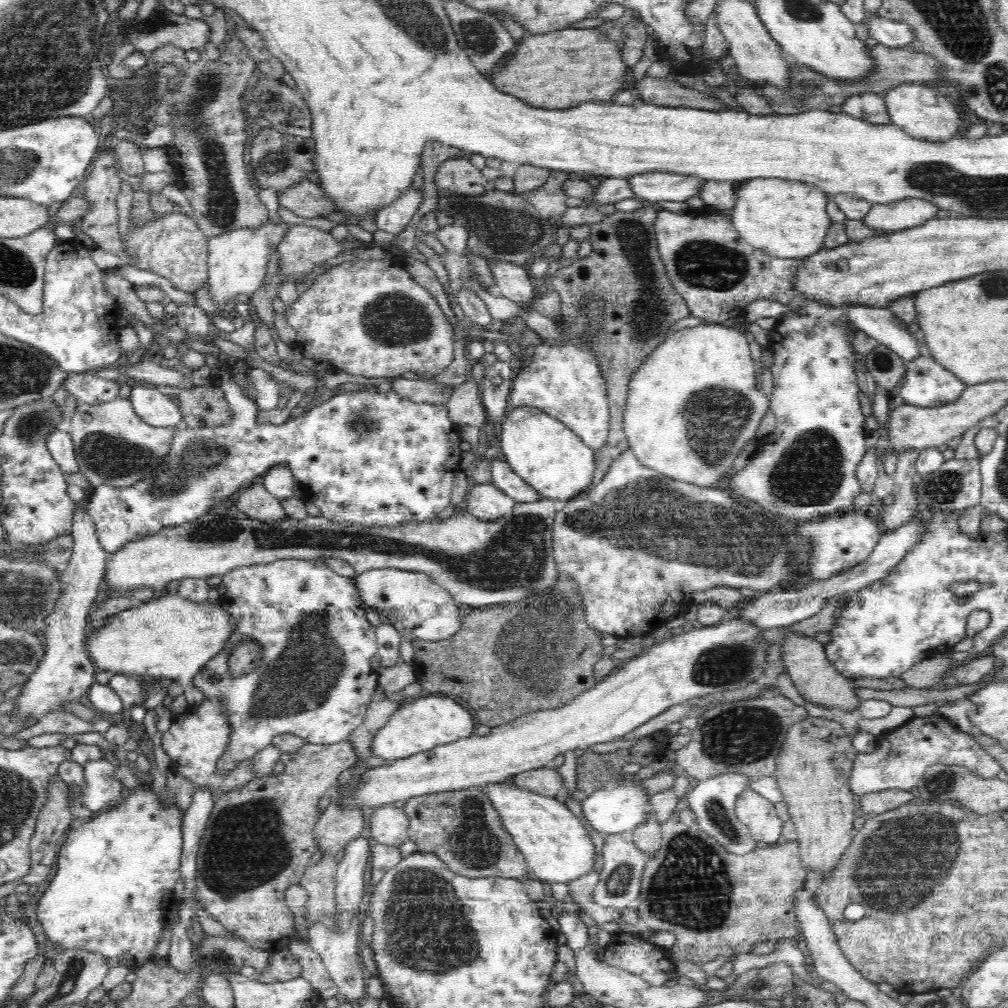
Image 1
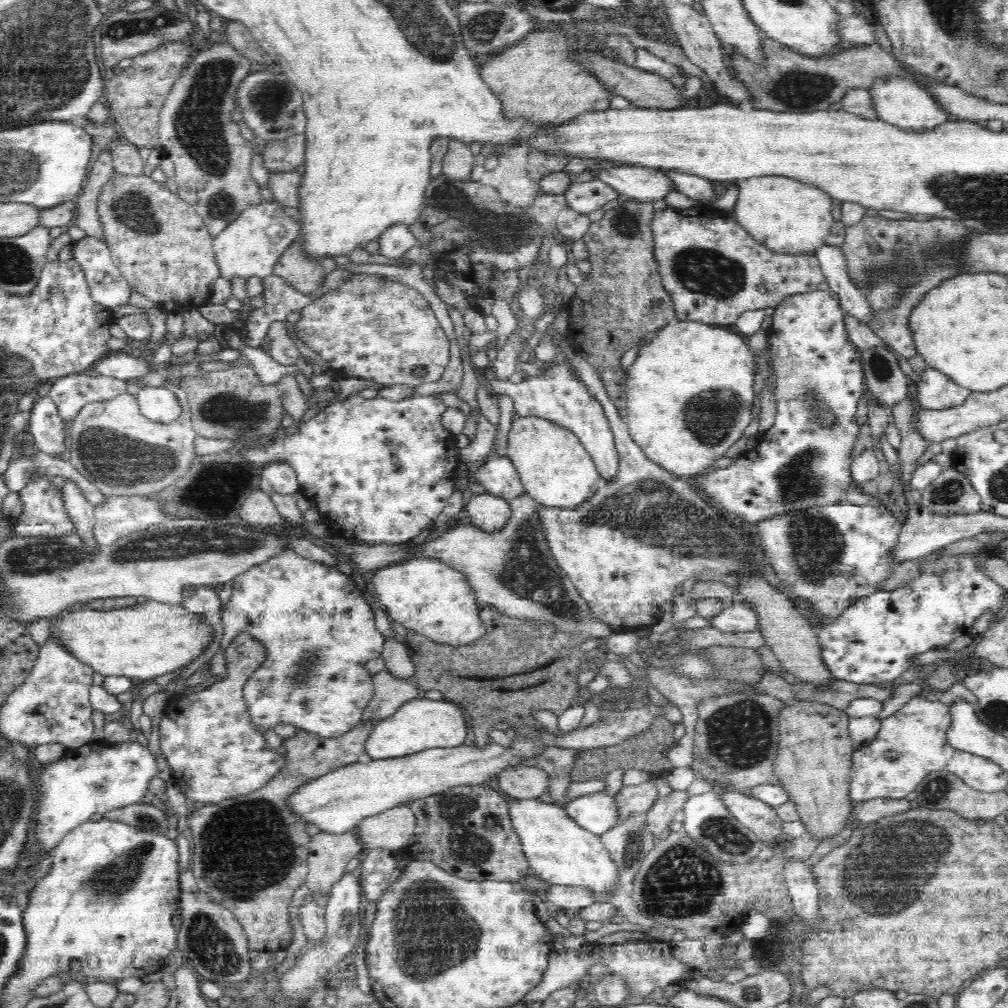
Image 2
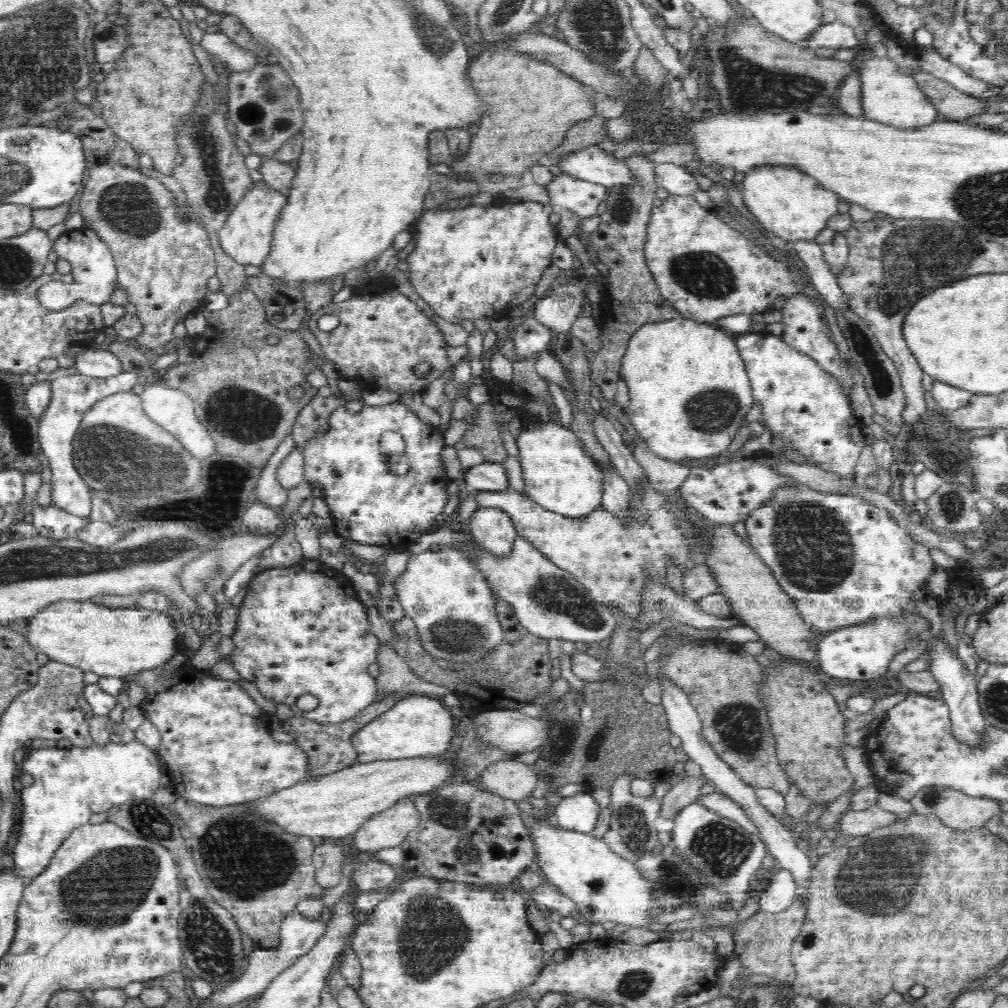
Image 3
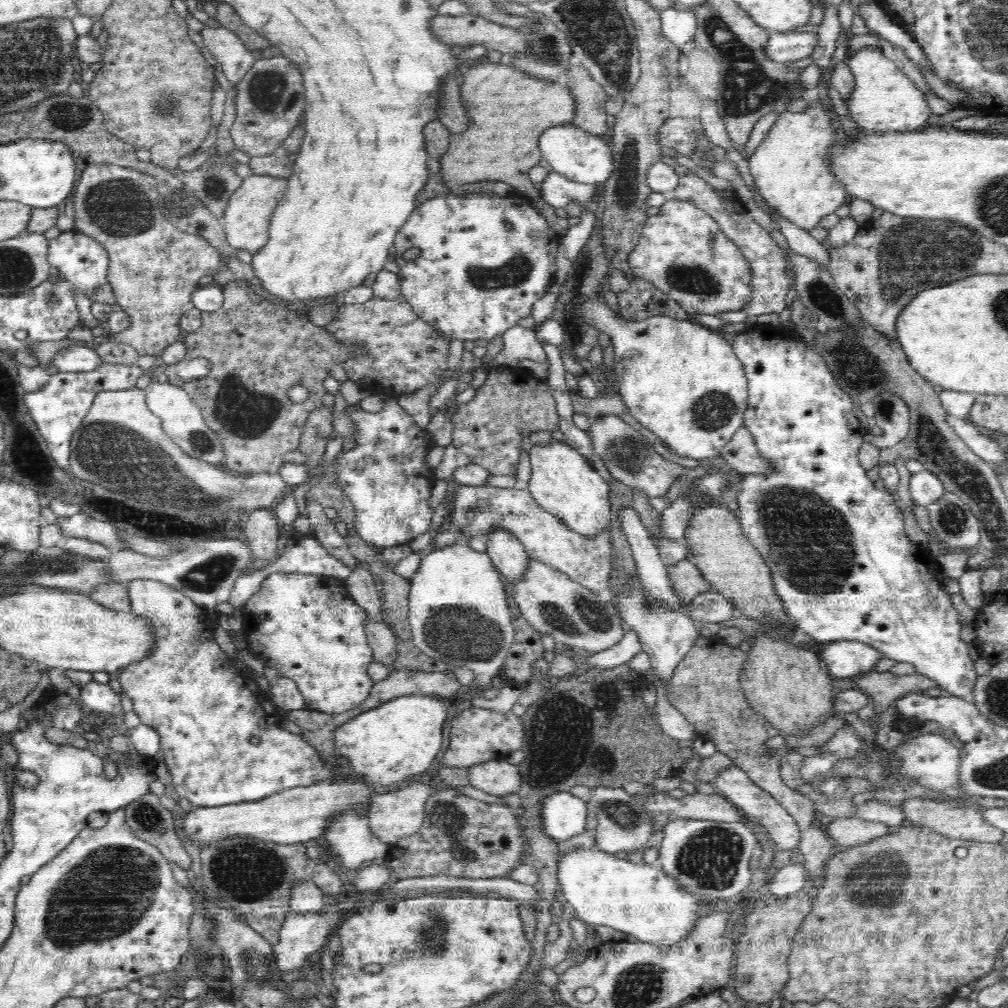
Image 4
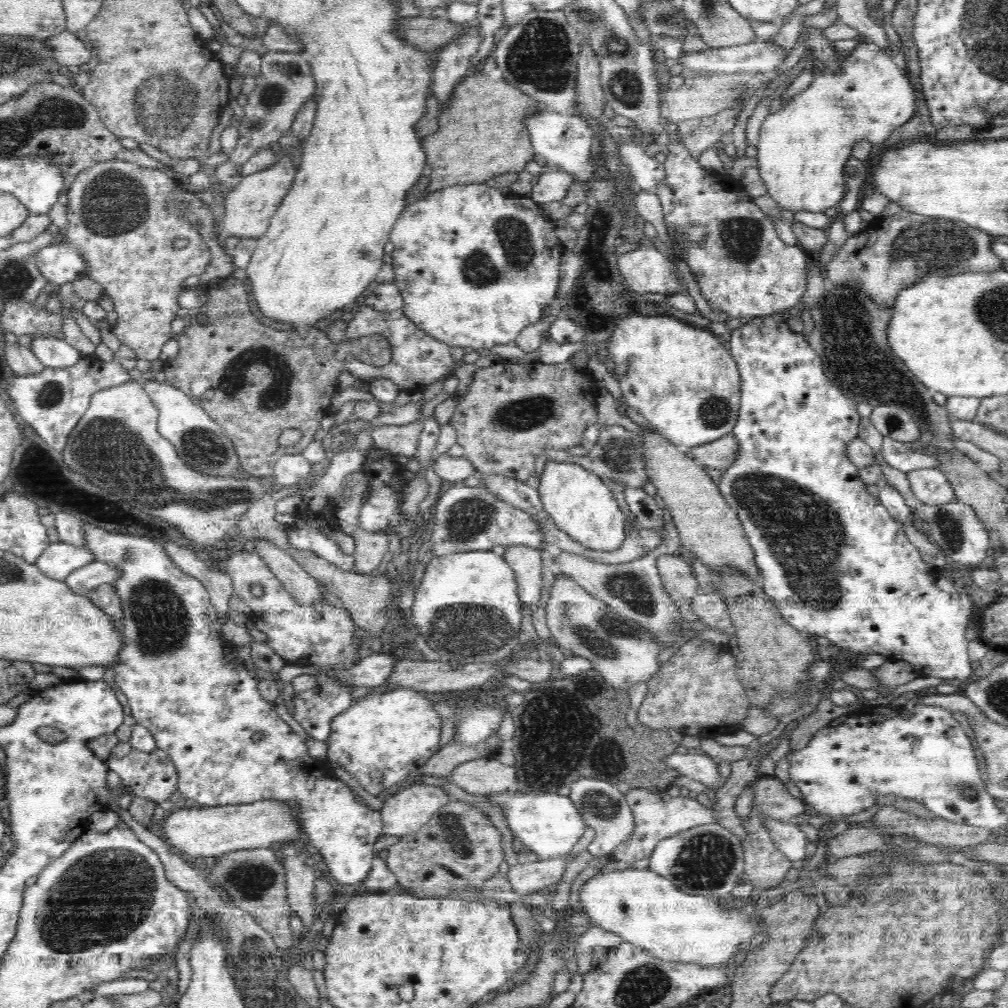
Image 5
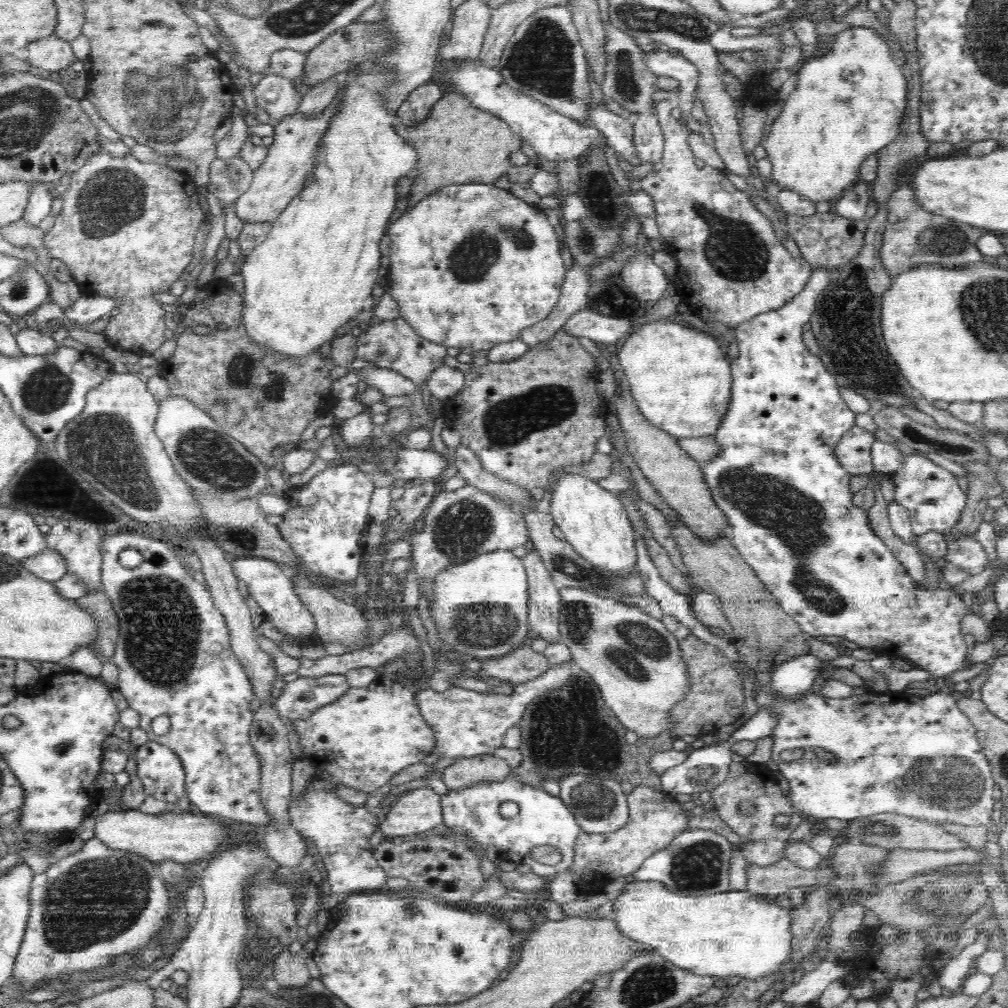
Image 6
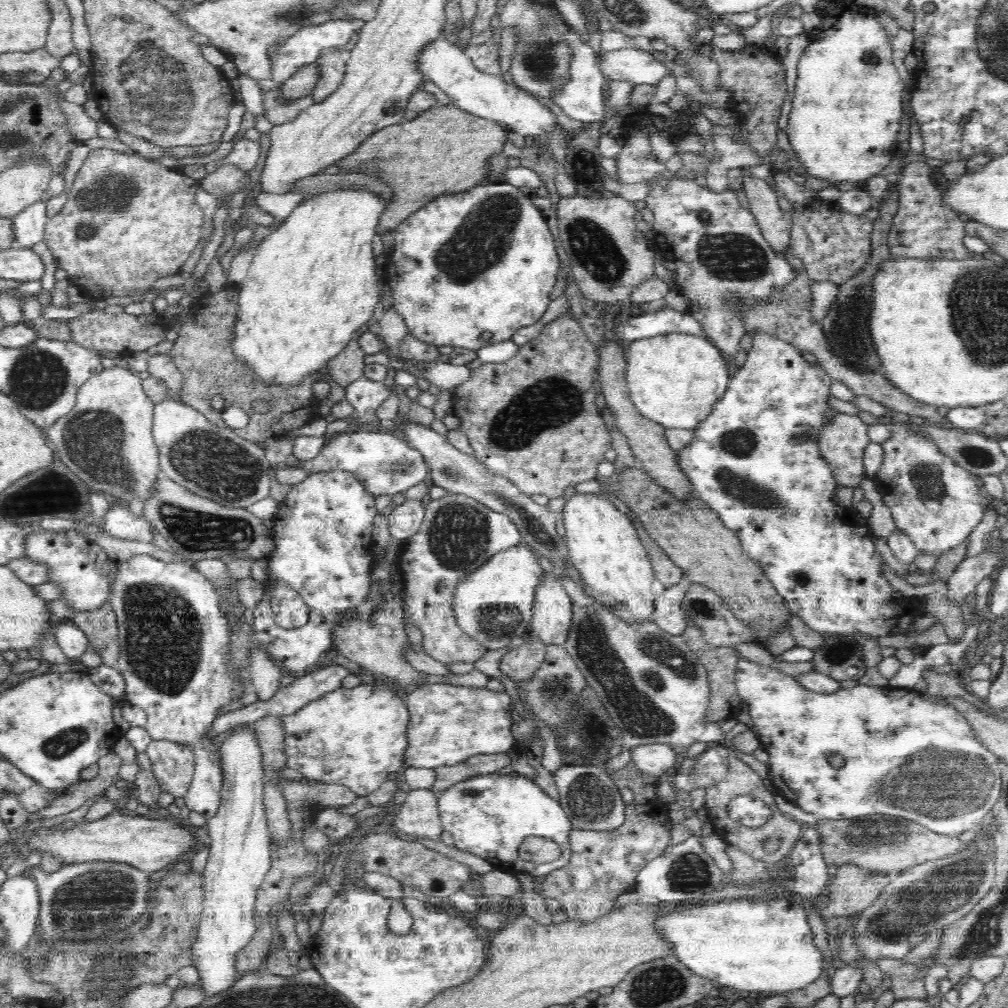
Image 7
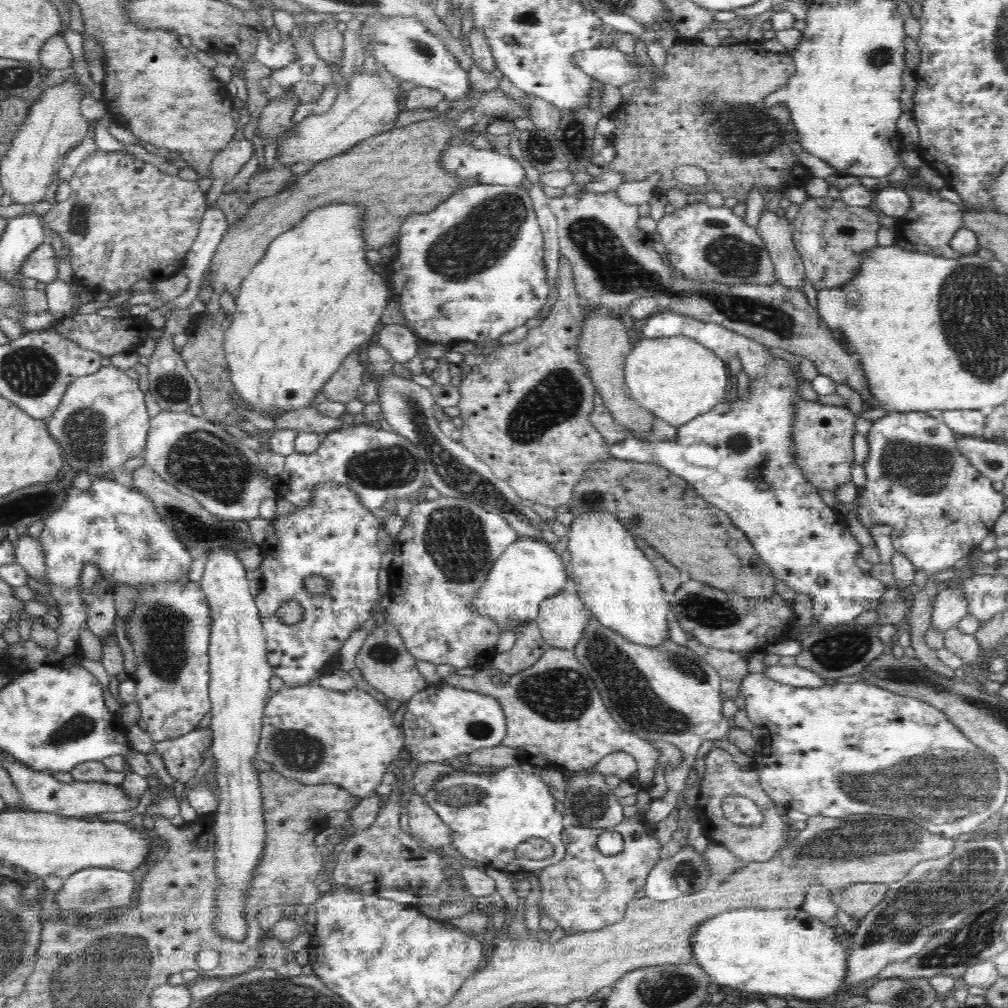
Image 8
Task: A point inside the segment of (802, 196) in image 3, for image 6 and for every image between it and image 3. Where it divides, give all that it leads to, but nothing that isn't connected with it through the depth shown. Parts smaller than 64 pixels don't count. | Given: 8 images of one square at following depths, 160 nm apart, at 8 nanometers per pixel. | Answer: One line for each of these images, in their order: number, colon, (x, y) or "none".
4: (790, 168)
5: (802, 149)
6: (848, 103)

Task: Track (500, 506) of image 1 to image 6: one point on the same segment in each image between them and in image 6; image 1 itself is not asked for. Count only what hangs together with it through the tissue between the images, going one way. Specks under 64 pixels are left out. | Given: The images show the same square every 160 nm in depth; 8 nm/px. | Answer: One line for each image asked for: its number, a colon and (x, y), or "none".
2: (489, 513)
3: (492, 529)
4: (507, 553)
5: (525, 561)
6: (544, 607)

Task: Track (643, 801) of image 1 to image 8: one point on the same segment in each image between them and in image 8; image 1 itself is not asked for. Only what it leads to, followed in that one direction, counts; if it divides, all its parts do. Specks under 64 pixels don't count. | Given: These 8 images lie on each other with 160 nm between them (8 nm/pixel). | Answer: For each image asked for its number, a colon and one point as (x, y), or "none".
2: (597, 812)
3: (579, 812)
4: (563, 815)
5: (549, 824)
6: (474, 811)
7: (489, 816)
8: (489, 813)

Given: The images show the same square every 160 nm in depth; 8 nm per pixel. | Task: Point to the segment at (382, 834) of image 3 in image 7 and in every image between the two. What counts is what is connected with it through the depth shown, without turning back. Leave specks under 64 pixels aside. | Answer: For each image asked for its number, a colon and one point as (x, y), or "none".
4: (393, 815)
5: (410, 808)
6: (417, 811)
7: (419, 816)

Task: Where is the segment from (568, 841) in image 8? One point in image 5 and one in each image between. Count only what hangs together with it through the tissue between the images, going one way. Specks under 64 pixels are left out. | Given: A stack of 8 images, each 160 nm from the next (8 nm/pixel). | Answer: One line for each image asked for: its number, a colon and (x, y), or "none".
5: (657, 816)
6: (654, 819)
7: (602, 867)

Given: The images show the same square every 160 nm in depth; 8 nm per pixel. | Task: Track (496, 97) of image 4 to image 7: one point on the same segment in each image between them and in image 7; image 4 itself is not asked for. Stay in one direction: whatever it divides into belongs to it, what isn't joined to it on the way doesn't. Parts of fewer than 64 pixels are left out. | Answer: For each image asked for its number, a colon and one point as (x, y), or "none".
5: (481, 134)
6: (457, 143)
7: (443, 151)

